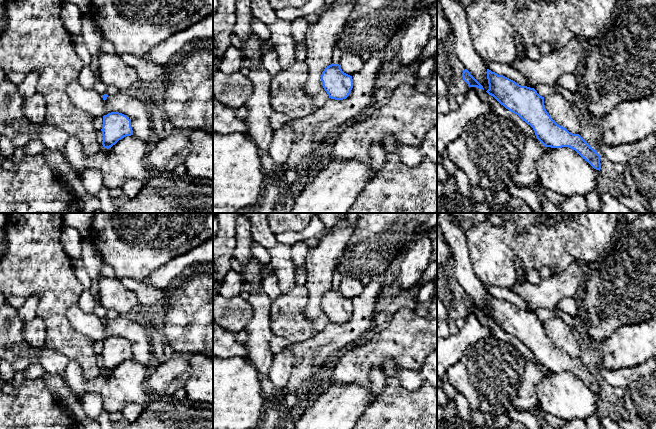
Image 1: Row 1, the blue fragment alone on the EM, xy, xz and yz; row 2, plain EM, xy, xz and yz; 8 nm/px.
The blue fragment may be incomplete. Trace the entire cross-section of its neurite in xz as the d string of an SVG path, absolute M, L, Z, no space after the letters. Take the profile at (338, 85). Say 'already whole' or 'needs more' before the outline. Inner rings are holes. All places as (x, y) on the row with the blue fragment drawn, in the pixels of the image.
already whole; M339 64L327 66L321 75L322 86L329 98L346 99L353 88L352 76L344 73Z

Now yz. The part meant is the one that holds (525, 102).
already whole; M487 69L487 79L489 89L486 92L530 125L536 138L545 147L569 147L594 169L600 171L601 156L579 134L569 132L551 118L545 109L544 97L540 96L534 88L521 86L489 69Z

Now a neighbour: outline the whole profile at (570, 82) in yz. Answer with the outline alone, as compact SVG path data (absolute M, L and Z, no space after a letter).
M563 74L557 81L561 87L578 94L580 78L574 74Z

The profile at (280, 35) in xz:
M250 0L250 7L255 20L266 24L269 40L279 57L282 70L288 69L296 60L296 41L291 32L291 22L280 19L269 0Z

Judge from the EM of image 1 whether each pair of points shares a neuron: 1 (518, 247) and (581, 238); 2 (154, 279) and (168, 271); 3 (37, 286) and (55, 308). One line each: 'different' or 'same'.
1: same
2: same
3: same

